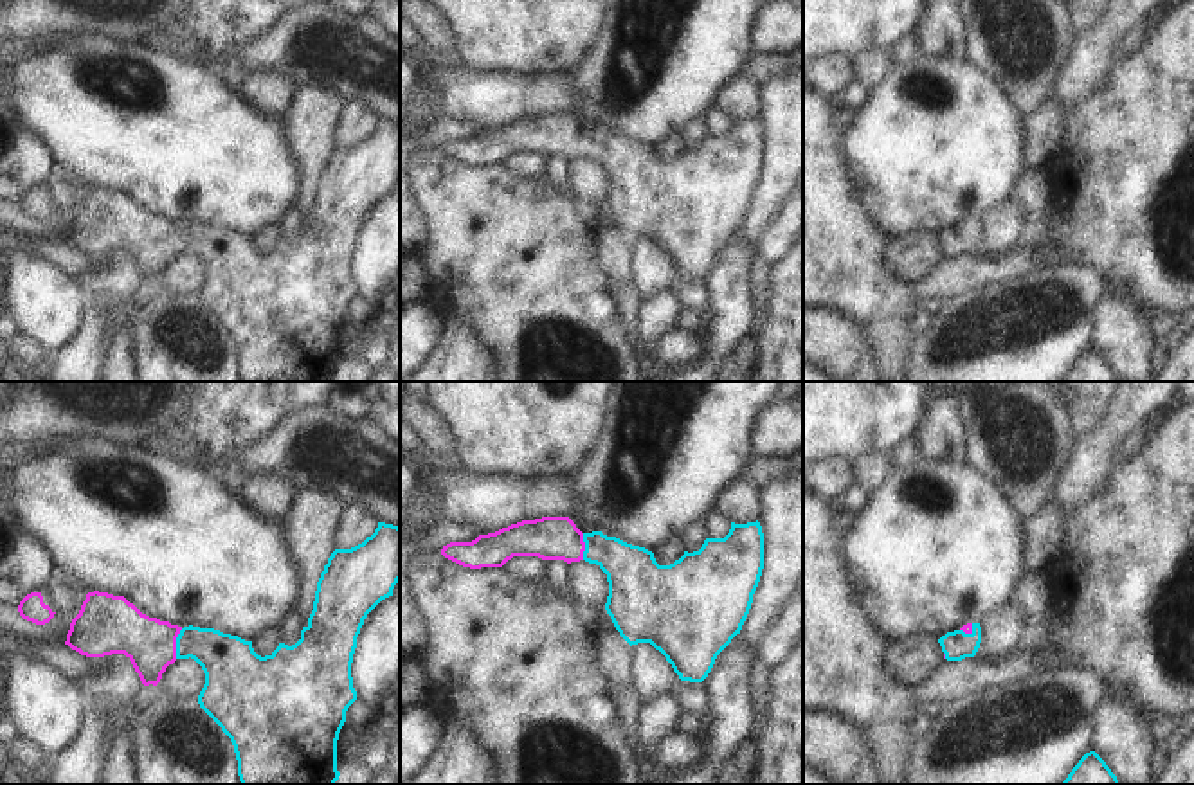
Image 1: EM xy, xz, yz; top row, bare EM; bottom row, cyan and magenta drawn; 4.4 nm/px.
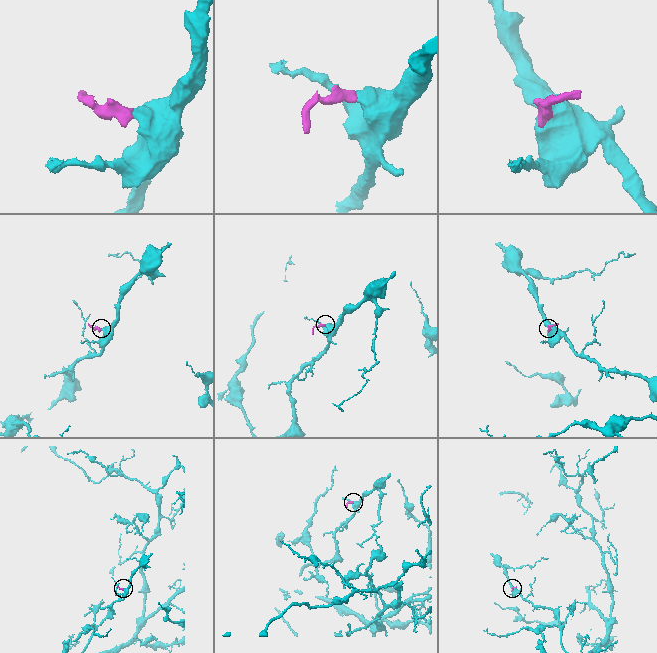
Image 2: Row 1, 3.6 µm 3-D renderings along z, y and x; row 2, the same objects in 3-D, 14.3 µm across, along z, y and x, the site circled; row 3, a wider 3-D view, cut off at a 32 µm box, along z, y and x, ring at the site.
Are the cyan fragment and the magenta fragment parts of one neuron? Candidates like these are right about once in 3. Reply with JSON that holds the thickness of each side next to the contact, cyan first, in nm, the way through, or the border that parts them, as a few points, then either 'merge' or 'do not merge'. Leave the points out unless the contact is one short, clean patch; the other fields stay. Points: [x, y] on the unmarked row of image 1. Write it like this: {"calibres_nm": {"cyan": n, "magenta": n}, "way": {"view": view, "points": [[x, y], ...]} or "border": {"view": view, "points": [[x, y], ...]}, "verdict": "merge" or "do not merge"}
{"calibres_nm": {"cyan": 240, "magenta": 220}, "way": {"view": "xy", "points": [[229, 260], [206, 242], [177, 240], [150, 240]]}, "verdict": "merge"}

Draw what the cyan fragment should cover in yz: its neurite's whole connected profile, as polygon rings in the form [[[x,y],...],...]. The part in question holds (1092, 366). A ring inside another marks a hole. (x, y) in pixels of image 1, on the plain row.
[[[1086,349],[1059,382],[1120,382],[1106,358],[1095,349]]]

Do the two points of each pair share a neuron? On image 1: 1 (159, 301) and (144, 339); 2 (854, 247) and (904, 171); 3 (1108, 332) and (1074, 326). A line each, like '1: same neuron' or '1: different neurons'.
1: same neuron
2: different neurons
3: different neurons

